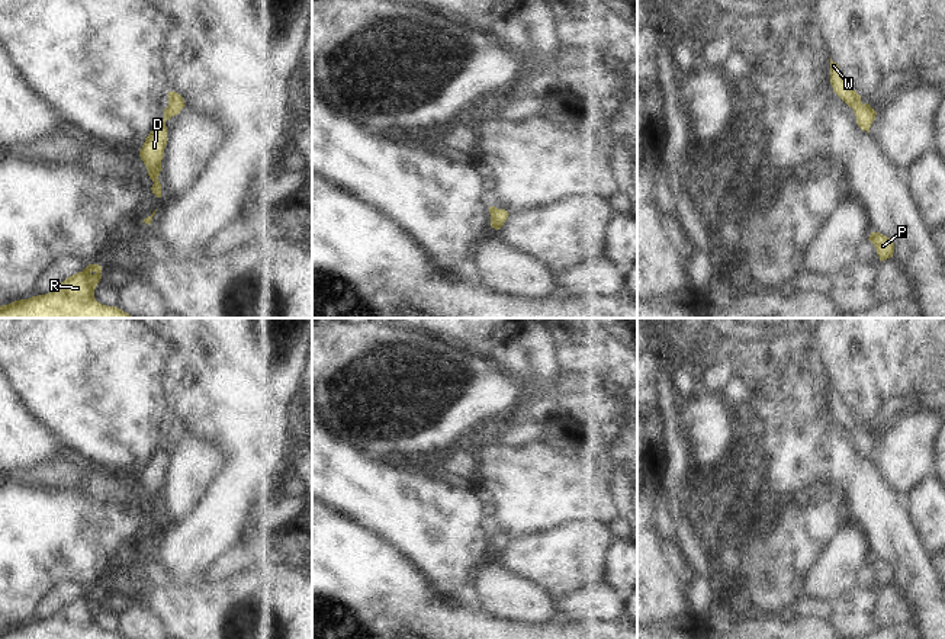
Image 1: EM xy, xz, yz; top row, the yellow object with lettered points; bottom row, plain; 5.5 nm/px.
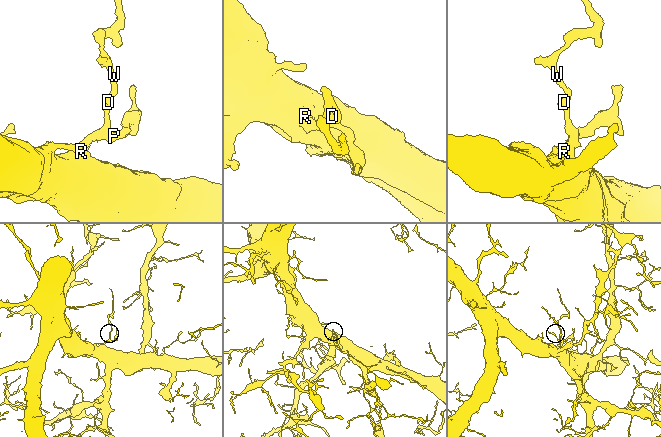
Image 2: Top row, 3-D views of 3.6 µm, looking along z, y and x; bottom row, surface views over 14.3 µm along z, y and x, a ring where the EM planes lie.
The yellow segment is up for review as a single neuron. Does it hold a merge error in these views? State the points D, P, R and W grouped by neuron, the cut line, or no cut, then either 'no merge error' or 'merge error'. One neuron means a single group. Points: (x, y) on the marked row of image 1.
D P R W; no cut; no merge error

